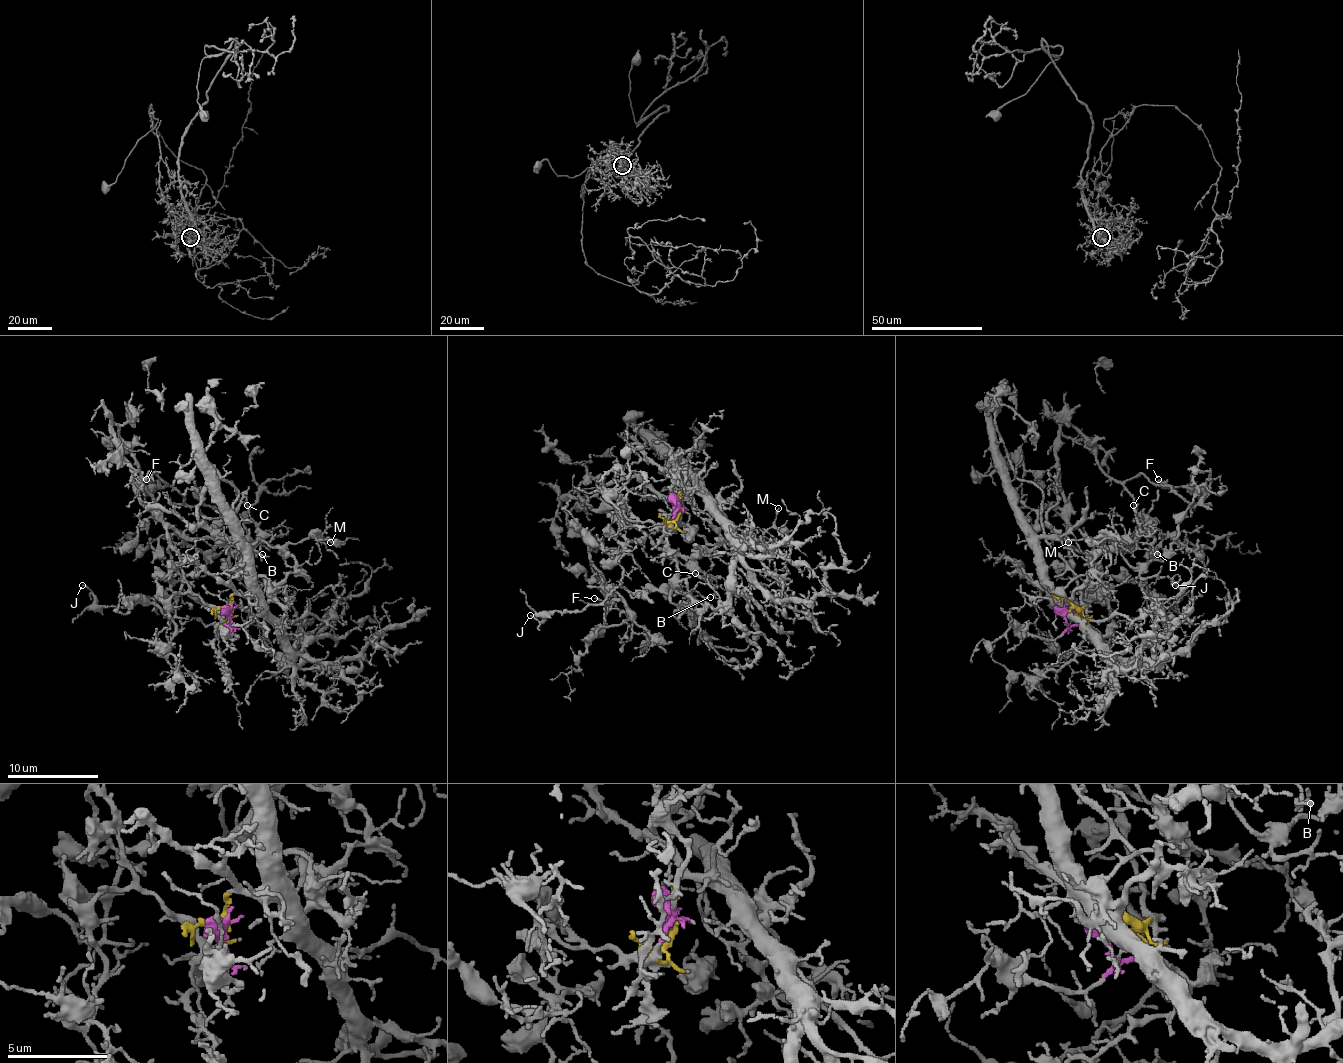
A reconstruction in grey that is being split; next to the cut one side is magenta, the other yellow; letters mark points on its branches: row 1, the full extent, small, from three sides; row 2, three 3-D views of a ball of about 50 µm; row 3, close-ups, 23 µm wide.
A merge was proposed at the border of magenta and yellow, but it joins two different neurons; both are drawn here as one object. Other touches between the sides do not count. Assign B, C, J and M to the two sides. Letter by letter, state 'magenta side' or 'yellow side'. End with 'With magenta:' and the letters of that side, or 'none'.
B: magenta side
C: magenta side
J: magenta side
M: magenta side
With magenta: B, C, J, M

